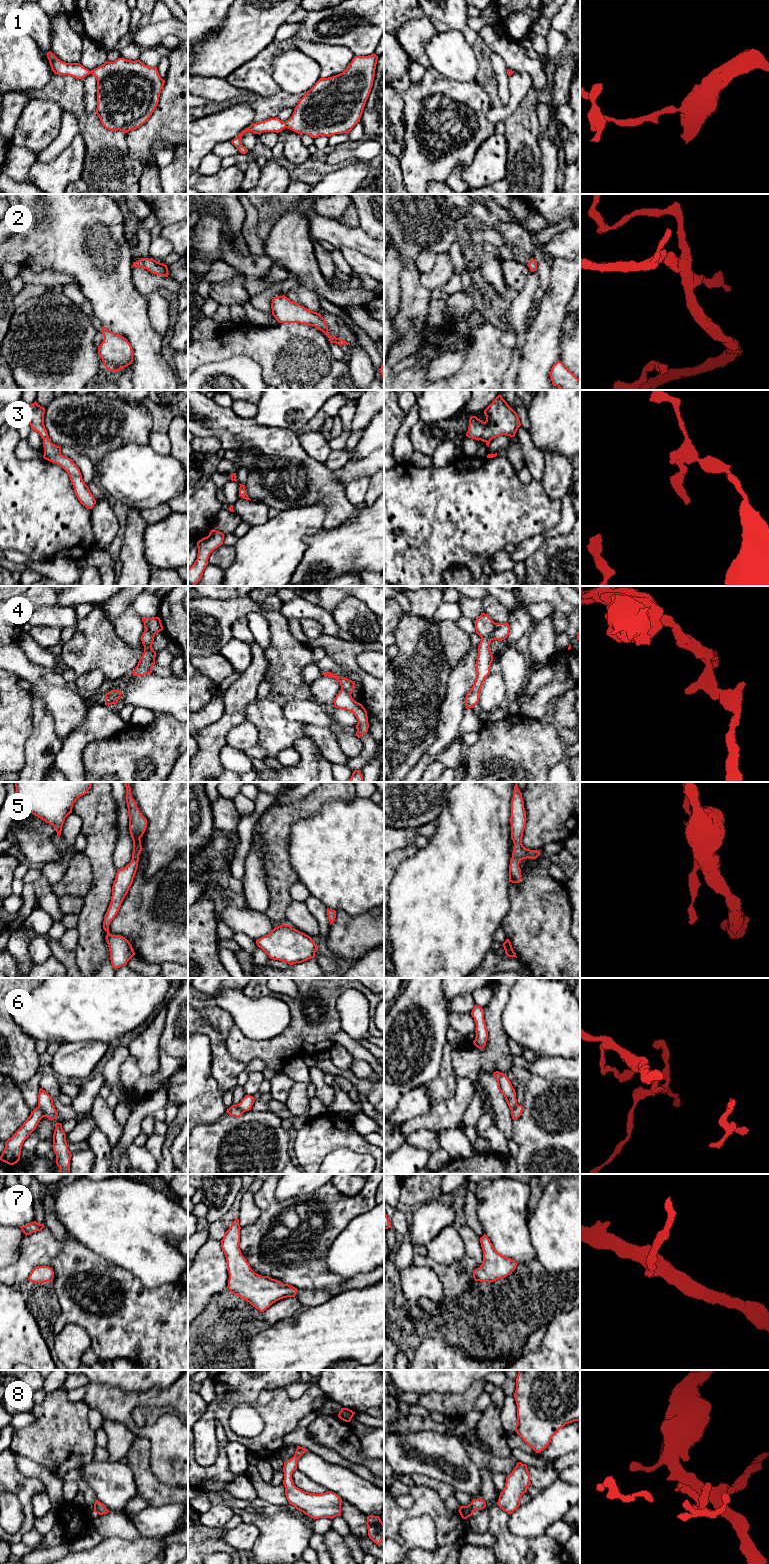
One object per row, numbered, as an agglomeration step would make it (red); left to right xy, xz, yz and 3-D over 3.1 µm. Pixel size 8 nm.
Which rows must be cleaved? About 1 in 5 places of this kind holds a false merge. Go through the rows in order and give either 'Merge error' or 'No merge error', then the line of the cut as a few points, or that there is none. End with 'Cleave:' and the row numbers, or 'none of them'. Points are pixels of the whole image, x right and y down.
1: No merge error. No split
2: No merge error. No split
3: No merge error. No split
4: Merge error. Split along yz (496, 623), (489, 634), (481, 637)
5: No merge error. No split
6: Merge error. Split along xy (38, 1106), (44, 1116)
7: No merge error. No split
8: No merge error. No split
Cleave: 4, 6

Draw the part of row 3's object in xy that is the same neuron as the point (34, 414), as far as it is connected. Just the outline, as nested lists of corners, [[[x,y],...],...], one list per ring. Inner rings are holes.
[[[37,402],[27,406],[25,411],[25,420],[31,426],[31,429],[38,432],[43,439],[44,455],[43,458],[61,466],[69,475],[75,494],[80,503],[88,509],[92,509],[96,500],[89,490],[89,487],[82,479],[80,469],[72,459],[61,453],[61,447],[53,444],[48,436],[44,425],[45,408]]]

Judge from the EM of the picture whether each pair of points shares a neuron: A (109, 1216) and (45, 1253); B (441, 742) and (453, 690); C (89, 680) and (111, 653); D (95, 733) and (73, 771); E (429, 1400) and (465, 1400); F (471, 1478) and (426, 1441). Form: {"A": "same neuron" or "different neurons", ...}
{"A": "different neurons", "B": "same neuron", "C": "different neurons", "D": "same neuron", "E": "same neuron", "F": "same neuron"}

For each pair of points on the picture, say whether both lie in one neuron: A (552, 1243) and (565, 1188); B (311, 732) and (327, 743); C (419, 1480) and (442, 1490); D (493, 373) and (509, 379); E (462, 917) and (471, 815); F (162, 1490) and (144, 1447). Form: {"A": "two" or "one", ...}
{"A": "one", "B": "one", "C": "one", "D": "two", "E": "one", "F": "one"}

